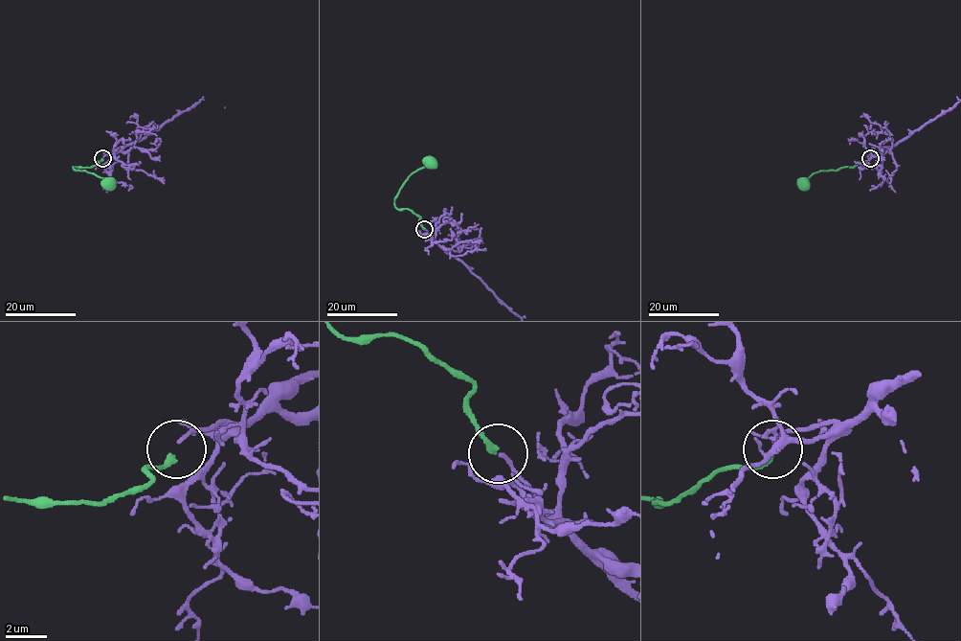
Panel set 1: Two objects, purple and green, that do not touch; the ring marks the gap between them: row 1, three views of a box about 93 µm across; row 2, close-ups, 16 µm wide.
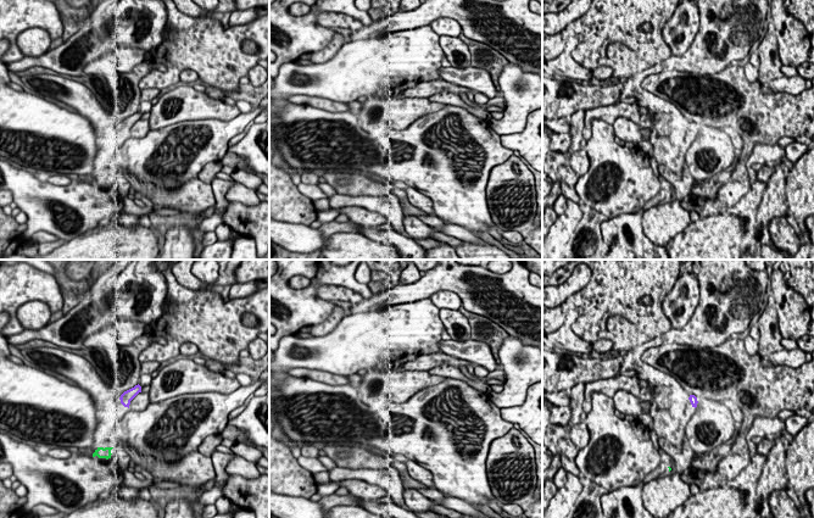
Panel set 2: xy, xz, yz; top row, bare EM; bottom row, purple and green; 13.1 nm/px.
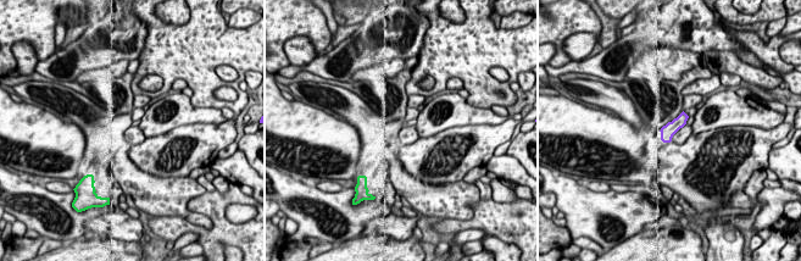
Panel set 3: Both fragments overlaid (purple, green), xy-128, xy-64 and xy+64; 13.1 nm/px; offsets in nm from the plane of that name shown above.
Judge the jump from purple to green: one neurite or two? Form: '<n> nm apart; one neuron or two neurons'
550 nm apart; one neuron

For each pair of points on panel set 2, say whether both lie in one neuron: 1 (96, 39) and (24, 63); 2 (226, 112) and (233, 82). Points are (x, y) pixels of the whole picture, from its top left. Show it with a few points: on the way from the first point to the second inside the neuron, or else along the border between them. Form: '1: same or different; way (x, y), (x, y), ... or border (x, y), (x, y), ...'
1: same; way (78, 44), (72, 44), (54, 60), (43, 61)
2: different; border (202, 92), (211, 98), (221, 100)

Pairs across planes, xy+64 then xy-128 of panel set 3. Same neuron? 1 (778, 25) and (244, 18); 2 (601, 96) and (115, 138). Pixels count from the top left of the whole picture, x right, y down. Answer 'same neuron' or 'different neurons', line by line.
1: same neuron
2: same neuron

